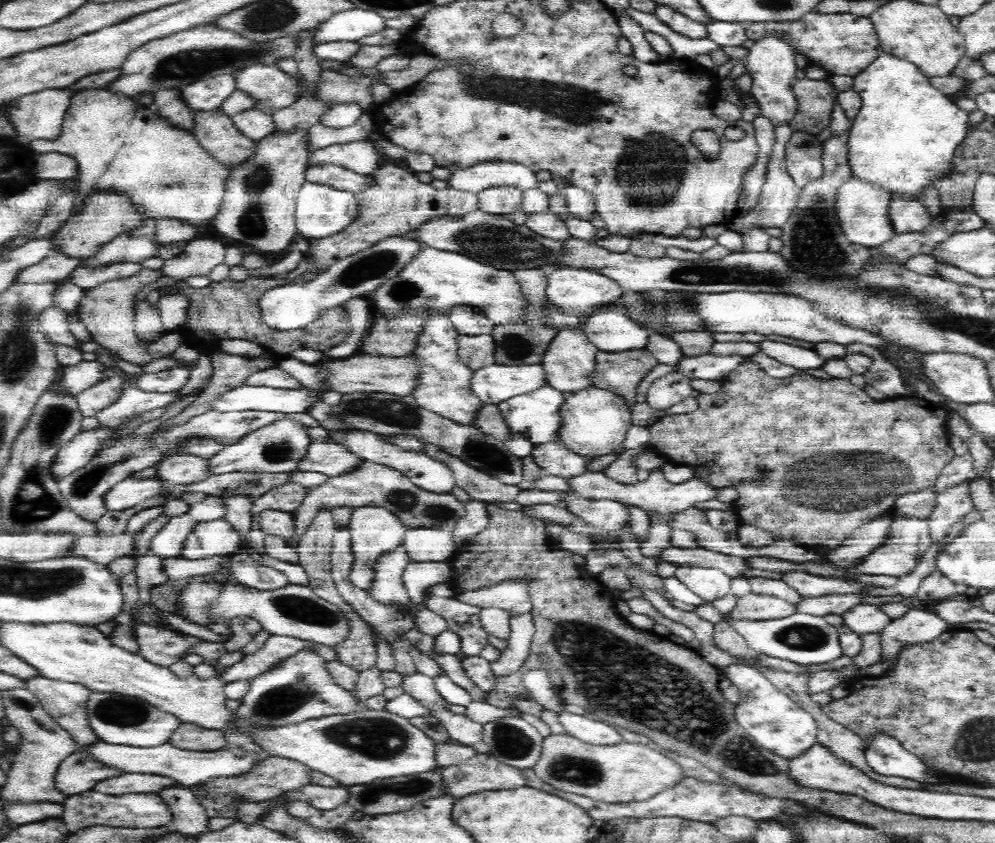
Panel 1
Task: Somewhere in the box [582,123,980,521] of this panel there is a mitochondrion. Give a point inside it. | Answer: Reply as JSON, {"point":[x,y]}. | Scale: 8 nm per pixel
{"point":[818,490]}

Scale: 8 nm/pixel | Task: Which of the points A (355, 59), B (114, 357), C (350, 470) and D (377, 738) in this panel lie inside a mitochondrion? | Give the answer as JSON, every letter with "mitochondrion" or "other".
{"A":"other","B":"other","C":"other","D":"mitochondrion"}

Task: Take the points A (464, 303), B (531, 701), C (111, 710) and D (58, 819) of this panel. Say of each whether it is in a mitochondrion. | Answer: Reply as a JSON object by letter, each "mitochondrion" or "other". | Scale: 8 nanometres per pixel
{"A":"other","B":"other","C":"mitochondrion","D":"other"}

